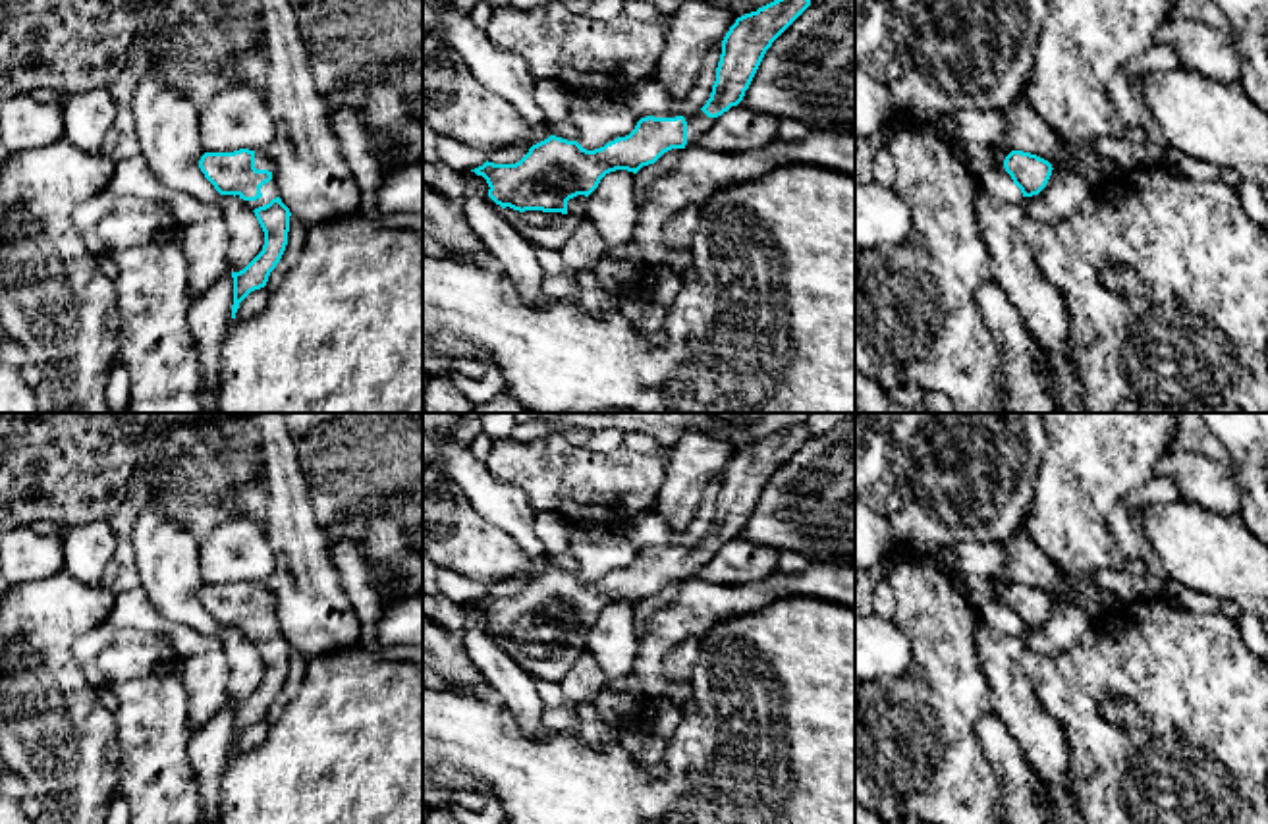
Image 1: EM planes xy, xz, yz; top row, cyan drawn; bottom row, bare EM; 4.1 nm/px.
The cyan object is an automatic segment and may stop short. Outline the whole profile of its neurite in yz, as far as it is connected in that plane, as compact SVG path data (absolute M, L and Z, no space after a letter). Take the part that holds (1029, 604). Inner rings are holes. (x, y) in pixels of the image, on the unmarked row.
M1011 583L1004 592L1004 600L1021 621L1023 629L1038 627L1054 602L1048 592L1023 583Z

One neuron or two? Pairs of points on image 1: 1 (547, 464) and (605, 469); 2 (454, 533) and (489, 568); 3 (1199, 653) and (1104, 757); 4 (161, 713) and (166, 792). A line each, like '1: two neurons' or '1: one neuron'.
1: one neuron
2: one neuron
3: one neuron
4: one neuron

